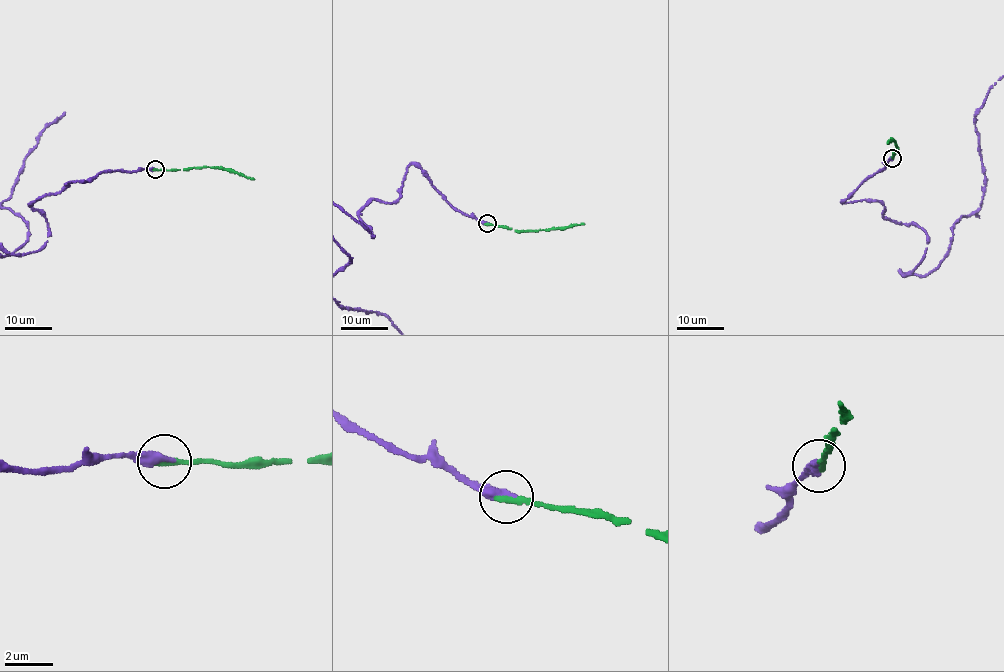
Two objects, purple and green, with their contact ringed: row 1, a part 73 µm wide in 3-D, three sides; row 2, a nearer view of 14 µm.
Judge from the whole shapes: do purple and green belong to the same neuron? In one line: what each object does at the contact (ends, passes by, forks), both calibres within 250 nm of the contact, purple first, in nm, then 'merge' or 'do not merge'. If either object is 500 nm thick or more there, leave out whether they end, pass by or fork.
purple ends | green ends | 440/320 nm | merge

